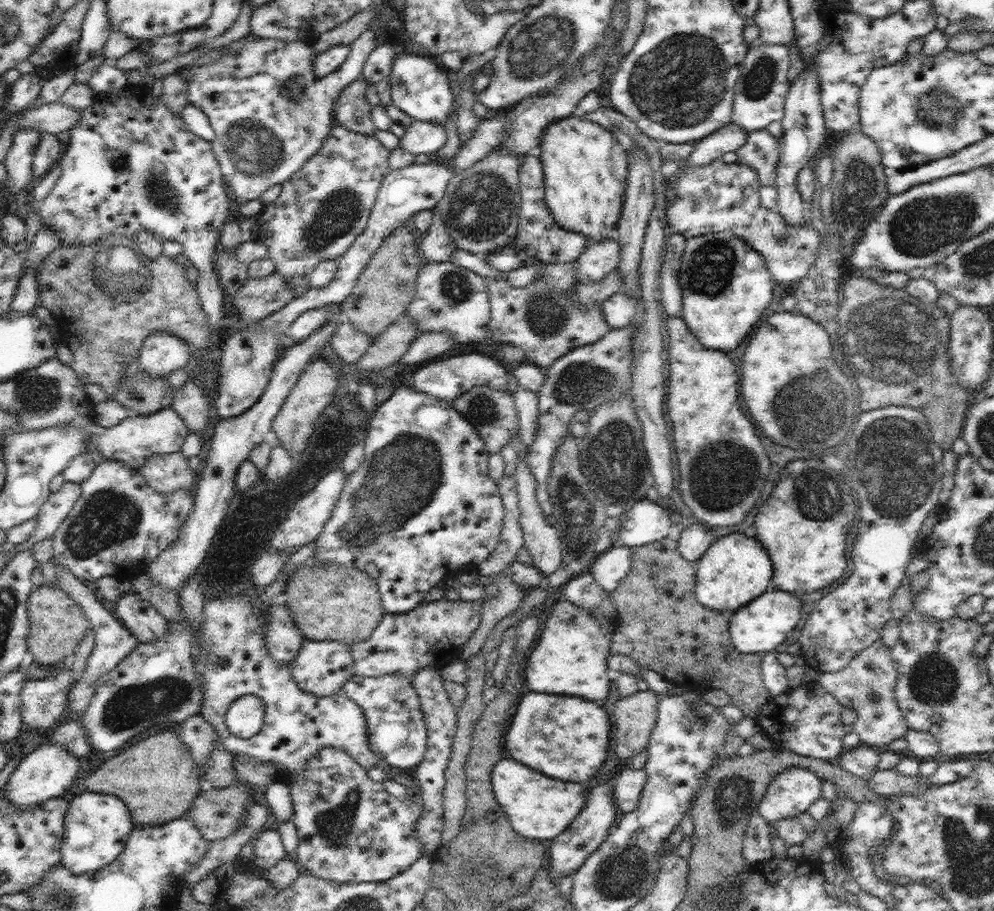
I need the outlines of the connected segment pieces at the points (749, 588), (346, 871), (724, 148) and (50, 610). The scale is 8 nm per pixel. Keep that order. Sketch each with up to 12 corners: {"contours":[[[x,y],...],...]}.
{"contours":[[[742,532],[698,560],[695,593],[727,614],[758,598],[774,572]],[[340,748],[290,787],[303,871],[380,882],[421,857],[423,806]],[[730,122],[698,141],[685,164],[705,166],[746,144]],[[60,586],[32,590],[27,648],[40,665],[71,660],[90,622]]]}

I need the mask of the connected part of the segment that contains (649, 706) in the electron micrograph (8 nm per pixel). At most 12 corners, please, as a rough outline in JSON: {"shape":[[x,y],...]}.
{"shape":[[650,691],[620,697],[612,716],[620,759],[646,749],[658,717]]}

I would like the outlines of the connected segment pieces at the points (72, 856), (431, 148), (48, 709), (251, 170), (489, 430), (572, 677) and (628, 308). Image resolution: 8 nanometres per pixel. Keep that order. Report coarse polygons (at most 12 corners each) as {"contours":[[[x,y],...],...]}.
{"contours":[[[120,798],[69,801],[61,864],[72,874],[118,858],[134,827]],[[414,119],[401,144],[412,154],[437,153],[444,125]],[[69,668],[28,680],[21,719],[29,729],[48,728],[66,710],[75,683]],[[376,27],[329,75],[302,40],[184,69],[238,207],[303,168]],[[472,387],[453,407],[500,453],[519,433],[513,396]],[[566,598],[526,662],[534,692],[604,704],[612,631]],[[623,290],[601,305],[612,329],[633,321],[638,301]]]}

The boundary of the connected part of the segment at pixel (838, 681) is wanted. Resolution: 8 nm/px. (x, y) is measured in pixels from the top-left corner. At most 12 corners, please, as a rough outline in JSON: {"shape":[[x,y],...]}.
{"shape":[[879,639],[843,670],[816,681],[856,712],[862,745],[909,728],[896,701],[898,672]]}

